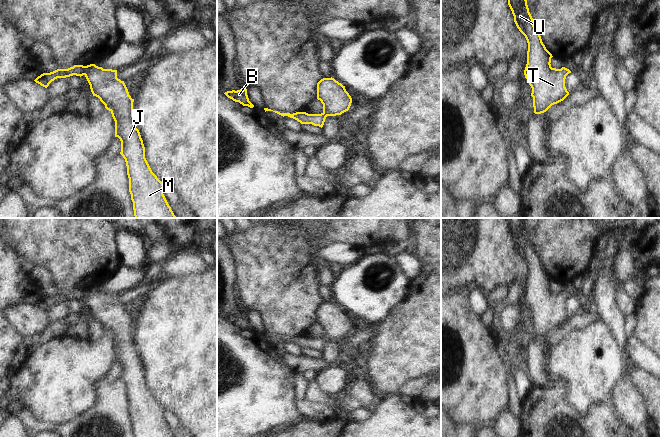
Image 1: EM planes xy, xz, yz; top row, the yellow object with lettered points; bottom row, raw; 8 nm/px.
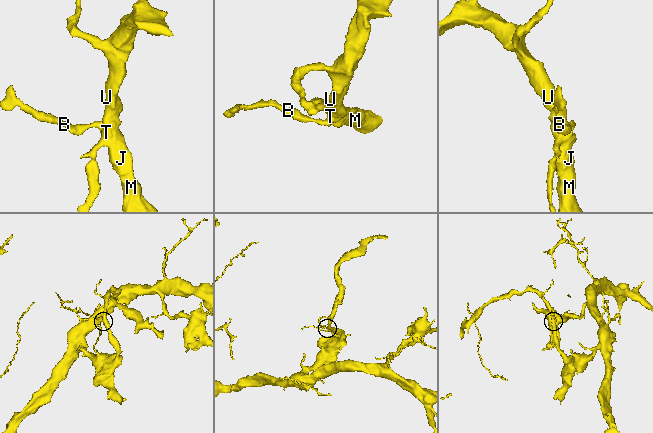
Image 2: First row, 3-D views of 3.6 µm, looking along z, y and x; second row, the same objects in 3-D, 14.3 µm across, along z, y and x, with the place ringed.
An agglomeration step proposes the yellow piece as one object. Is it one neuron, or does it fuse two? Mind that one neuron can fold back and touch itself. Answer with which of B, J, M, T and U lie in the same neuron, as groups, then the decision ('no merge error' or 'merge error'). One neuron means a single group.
groups B J M T U; no merge error

